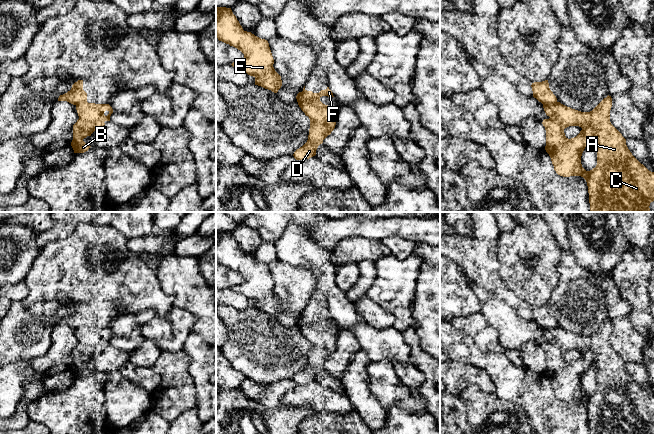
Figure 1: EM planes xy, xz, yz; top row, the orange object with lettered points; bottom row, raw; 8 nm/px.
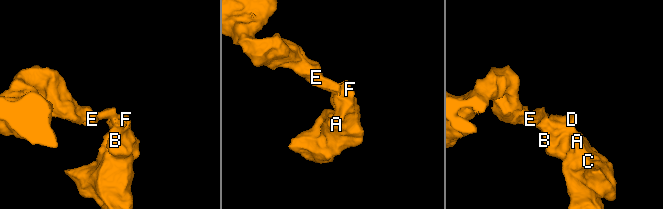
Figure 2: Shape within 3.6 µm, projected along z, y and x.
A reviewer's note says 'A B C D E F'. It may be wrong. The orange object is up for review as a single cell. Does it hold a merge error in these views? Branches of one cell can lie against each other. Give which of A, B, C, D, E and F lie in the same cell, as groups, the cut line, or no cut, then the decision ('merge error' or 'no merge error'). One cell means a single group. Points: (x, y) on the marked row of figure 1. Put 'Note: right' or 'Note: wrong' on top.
Note: wrong
A B C D F / E; cut in yz along (556, 101), (550, 104), (543, 104); merge error

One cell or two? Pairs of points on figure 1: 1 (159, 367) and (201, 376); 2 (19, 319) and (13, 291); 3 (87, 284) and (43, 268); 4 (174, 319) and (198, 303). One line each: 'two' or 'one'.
1: two
2: two
3: one
4: two

